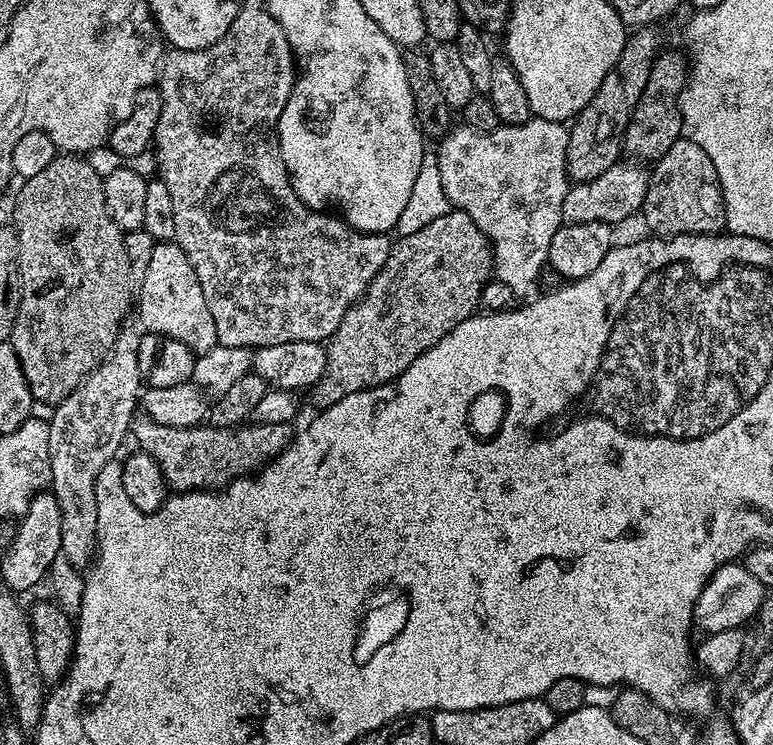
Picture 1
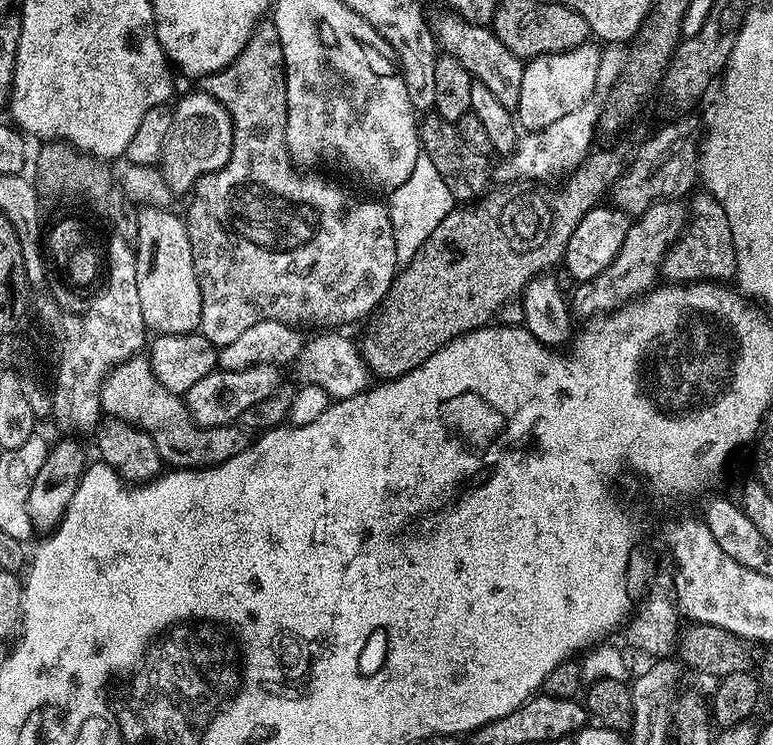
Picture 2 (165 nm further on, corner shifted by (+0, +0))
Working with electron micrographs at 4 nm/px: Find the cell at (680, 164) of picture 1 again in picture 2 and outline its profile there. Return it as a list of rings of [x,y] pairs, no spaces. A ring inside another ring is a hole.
[[[700,190],[692,200],[692,209],[688,212],[688,225],[684,233],[677,235],[668,248],[662,265],[662,276],[668,282],[698,282],[702,279],[724,282],[736,275],[736,255],[734,254],[734,234],[730,234],[730,222],[726,218],[726,210],[714,198],[711,192]]]

